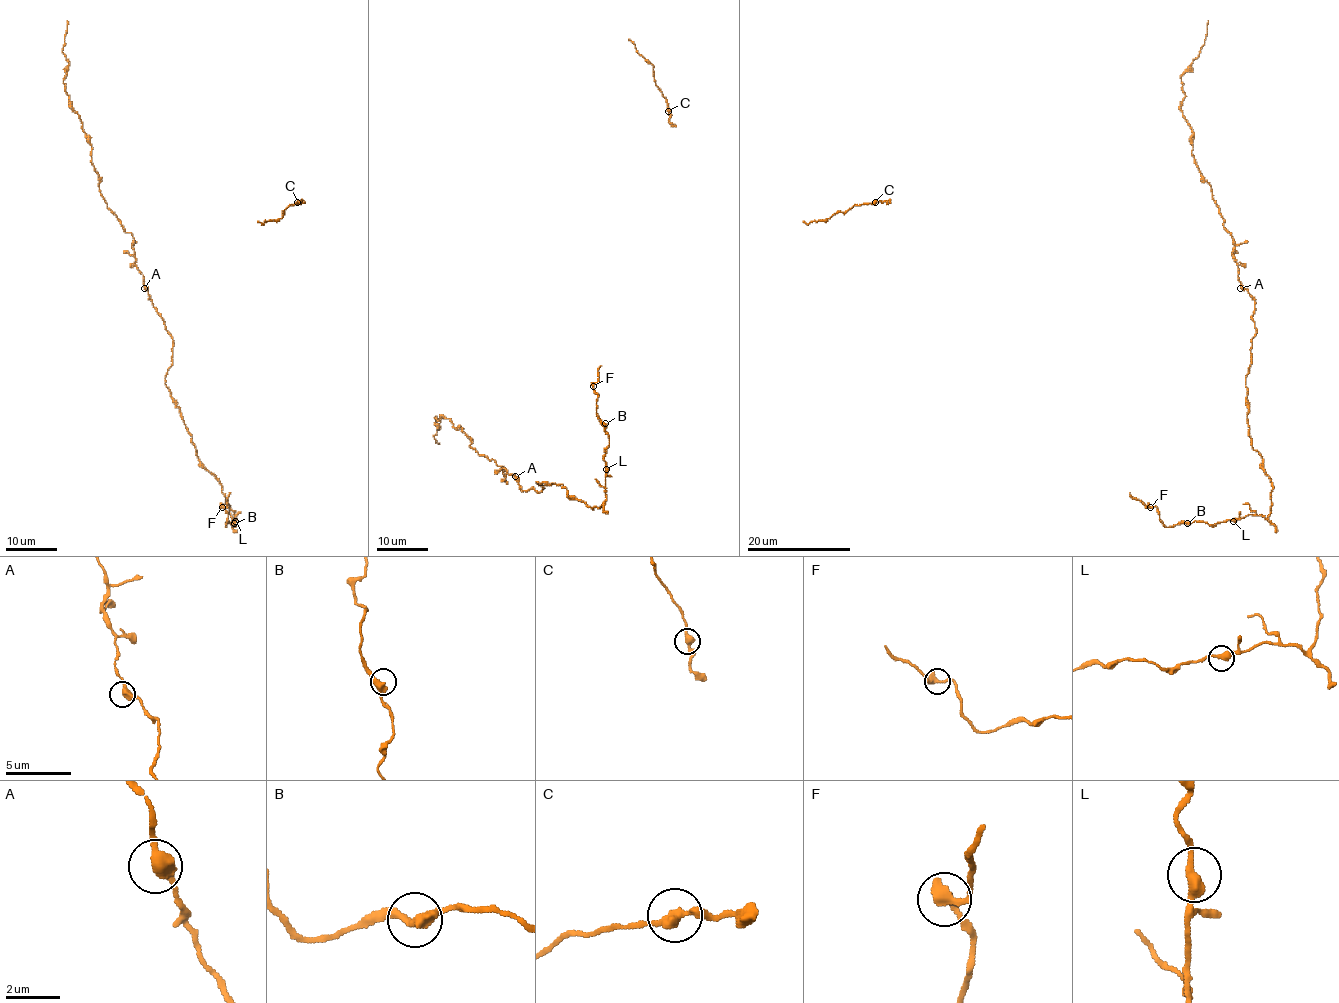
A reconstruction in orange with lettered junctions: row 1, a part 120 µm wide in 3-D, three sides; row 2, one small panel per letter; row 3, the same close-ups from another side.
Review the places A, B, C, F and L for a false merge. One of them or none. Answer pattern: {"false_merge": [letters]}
{"false_merge": []}

